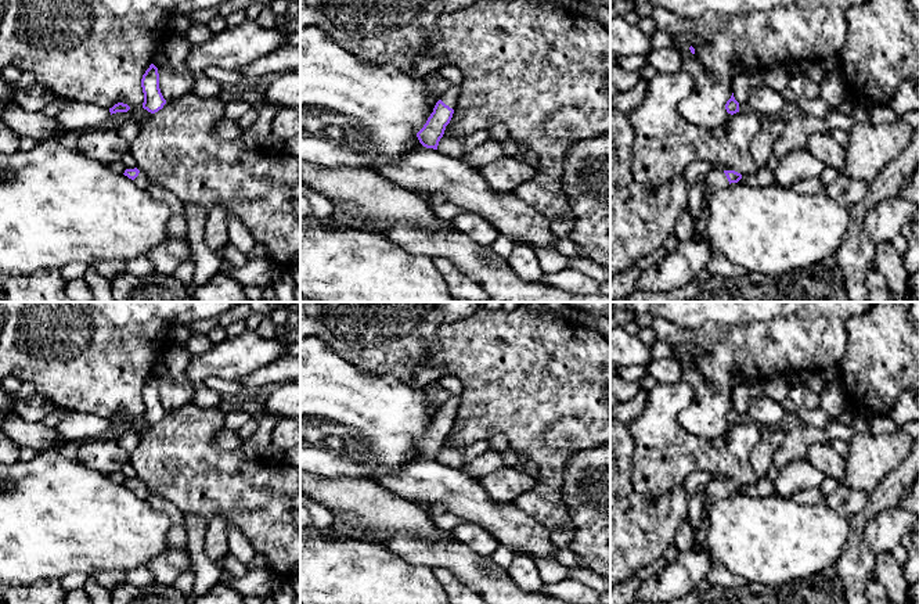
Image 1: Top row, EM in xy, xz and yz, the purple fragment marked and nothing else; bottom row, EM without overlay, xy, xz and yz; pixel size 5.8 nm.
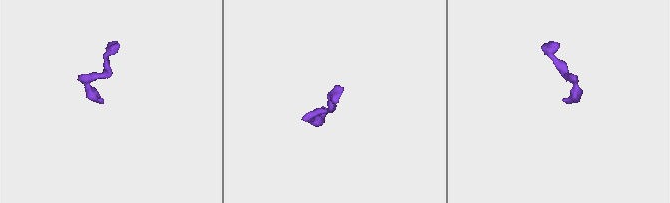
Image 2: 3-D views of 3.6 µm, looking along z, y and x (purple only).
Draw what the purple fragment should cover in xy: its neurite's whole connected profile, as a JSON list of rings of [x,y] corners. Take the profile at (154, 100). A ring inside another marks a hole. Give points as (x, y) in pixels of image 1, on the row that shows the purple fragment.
[[[151,64],[141,79],[141,87],[144,93],[143,108],[151,114],[158,112],[166,104],[161,89],[159,89],[159,73],[158,68]]]

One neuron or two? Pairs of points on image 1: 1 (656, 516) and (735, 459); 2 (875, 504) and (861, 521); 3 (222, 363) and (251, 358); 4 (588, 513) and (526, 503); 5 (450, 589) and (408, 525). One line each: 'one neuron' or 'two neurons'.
1: two neurons
2: one neuron
3: one neuron
4: two neurons
5: two neurons

